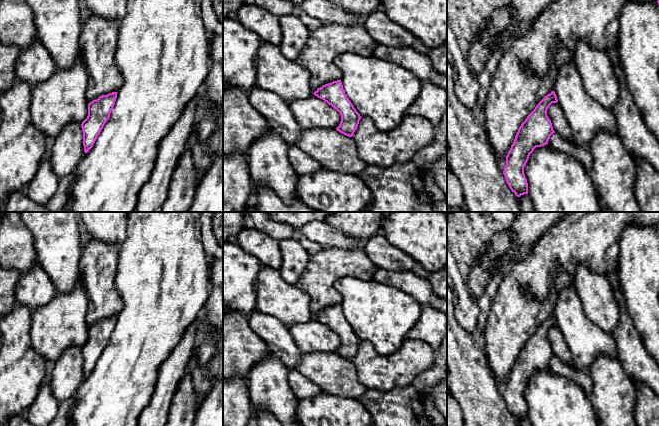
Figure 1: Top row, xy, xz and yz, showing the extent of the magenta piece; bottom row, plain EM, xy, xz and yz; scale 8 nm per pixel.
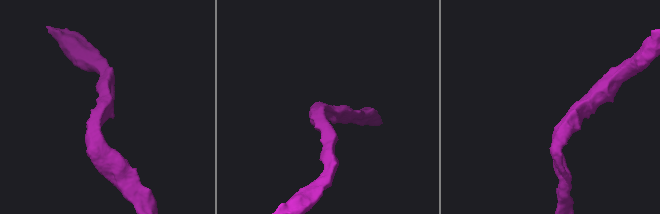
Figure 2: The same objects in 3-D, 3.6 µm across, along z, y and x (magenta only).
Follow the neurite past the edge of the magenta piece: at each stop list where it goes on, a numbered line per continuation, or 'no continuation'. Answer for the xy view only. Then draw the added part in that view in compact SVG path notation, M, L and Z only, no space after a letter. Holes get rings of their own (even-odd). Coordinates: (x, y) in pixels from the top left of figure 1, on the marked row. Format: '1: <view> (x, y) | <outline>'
1: xy (98, 40) | M93 14L82 20L79 41L88 74L88 103L102 95L118 92L123 85L124 79L115 61L119 24L120 20L103 19Z

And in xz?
1: xz (324, 44) | M323 24L310 32L296 62L309 70L315 92L325 84L341 80L342 73L334 63L337 56L350 52L373 57L377 45L363 24Z

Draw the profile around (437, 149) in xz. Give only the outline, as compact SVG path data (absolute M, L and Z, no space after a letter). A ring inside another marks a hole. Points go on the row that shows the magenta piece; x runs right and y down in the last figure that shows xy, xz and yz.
M447 110L439 125L435 128L435 136L429 146L415 154L412 162L423 172L425 168L438 159L446 158L447 153Z

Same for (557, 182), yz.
M548 144L536 147L524 167L528 195L534 212L600 212L599 202L583 165L564 153L552 150Z

